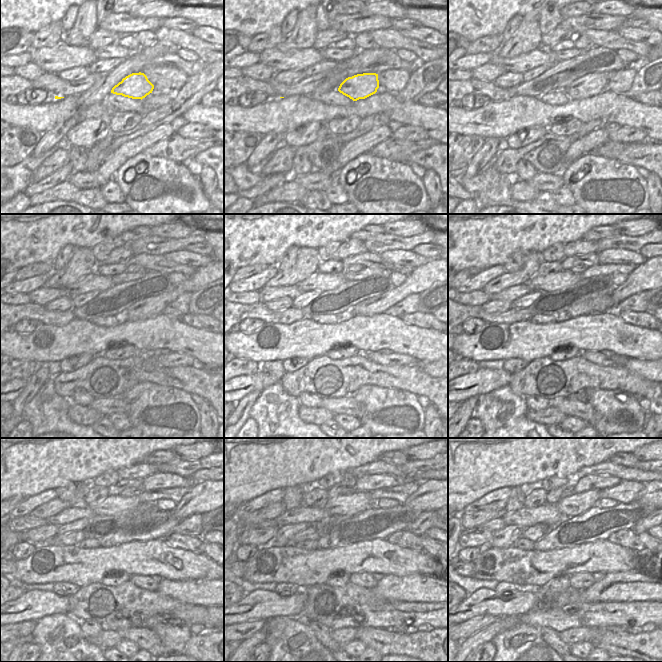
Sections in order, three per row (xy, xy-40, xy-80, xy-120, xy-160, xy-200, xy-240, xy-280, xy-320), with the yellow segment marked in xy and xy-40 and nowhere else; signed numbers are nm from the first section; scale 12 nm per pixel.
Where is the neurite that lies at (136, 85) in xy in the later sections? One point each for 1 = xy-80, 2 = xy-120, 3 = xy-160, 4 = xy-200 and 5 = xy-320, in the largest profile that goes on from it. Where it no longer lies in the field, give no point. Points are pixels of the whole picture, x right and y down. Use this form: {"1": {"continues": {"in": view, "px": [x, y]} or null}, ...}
{"1": {"continues": {"in": "xy-80", "px": [590, 85]}}, "2": {"continues": {"in": "xy-120", "px": [146, 308]}}, "3": {"continues": {"in": "xy-160", "px": [422, 277]}}, "4": {"continues": {"in": "xy-200", "px": [650, 275]}}, "5": {"continues": {"in": "xy-320", "px": [651, 493]}}}

